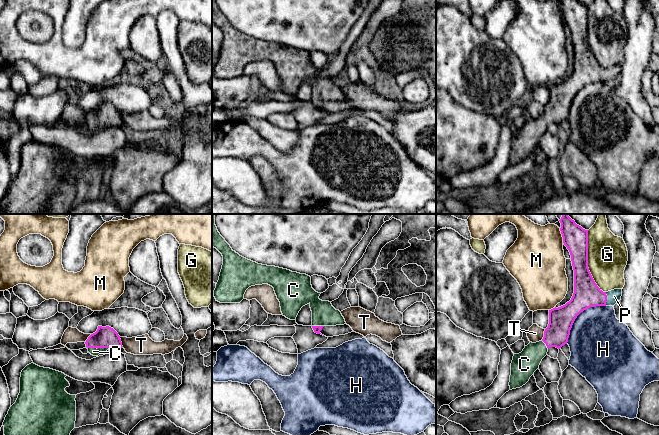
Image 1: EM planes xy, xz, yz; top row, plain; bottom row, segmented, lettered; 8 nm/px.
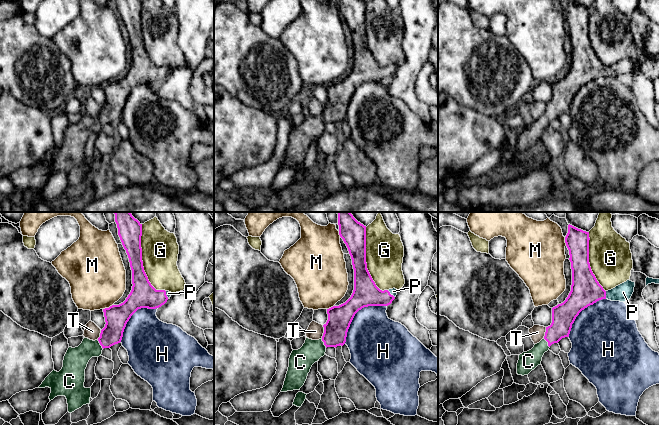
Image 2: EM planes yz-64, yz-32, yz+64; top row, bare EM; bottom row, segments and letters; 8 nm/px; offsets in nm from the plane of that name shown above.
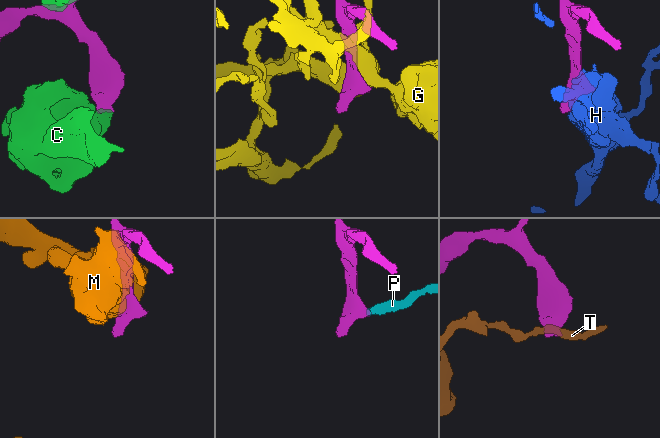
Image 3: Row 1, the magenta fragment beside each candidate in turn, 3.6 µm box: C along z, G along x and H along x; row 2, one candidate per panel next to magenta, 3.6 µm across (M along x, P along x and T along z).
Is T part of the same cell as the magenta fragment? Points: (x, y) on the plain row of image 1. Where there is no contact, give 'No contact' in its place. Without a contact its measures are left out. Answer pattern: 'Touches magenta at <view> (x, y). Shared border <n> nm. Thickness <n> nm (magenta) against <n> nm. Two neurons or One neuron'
Touches magenta at yz (544, 110). Shared border 90 nm. Thickness 200 nm (magenta) against 130 nm. Two neurons

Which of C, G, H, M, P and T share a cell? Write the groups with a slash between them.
C P / G / H / M / T

